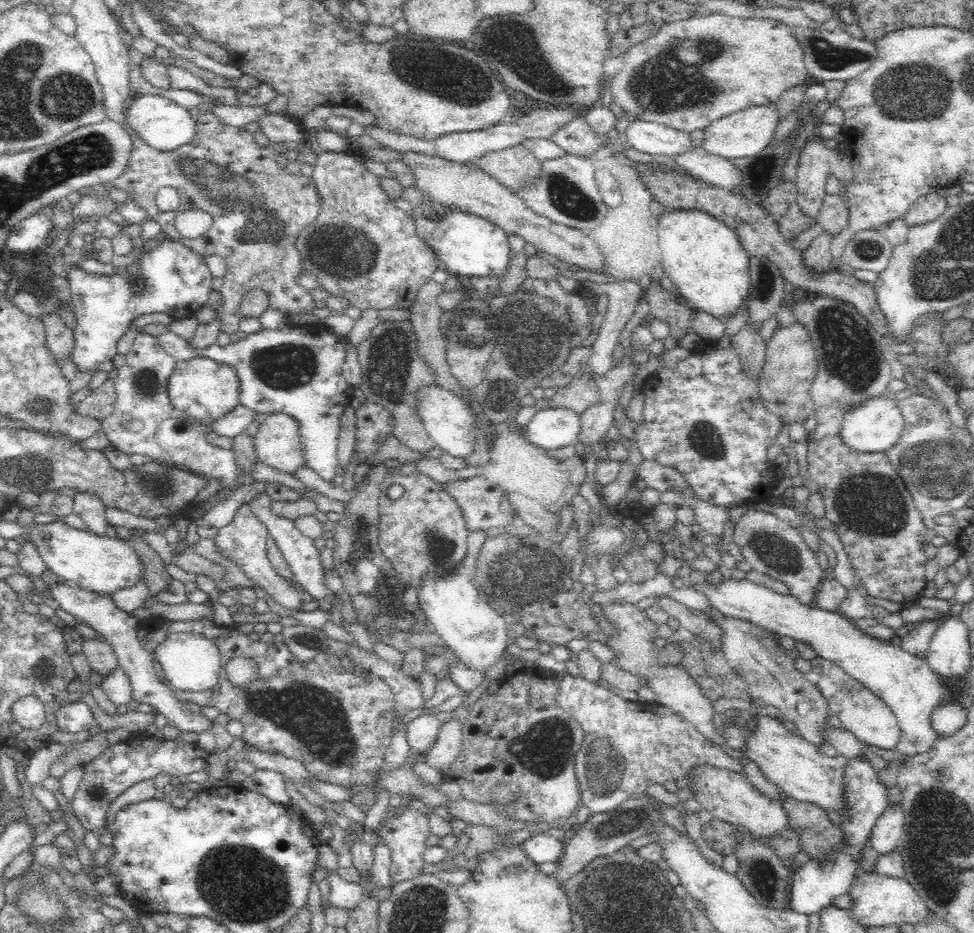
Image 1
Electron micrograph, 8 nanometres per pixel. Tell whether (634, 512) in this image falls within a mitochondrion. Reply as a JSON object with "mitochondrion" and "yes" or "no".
{"mitochondrion":"no"}

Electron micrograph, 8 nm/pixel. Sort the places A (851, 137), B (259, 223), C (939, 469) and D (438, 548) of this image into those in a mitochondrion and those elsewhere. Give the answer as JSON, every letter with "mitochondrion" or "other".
{"A":"other","B":"mitochondrion","C":"mitochondrion","D":"mitochondrion"}

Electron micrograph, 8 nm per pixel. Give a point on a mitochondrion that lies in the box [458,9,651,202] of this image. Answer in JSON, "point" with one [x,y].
{"point":[510,48]}

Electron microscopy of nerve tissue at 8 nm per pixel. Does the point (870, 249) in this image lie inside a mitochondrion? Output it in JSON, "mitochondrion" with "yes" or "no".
{"mitochondrion":"yes"}

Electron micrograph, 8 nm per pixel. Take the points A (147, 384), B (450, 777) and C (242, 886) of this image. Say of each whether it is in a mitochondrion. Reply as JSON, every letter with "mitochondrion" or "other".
{"A":"mitochondrion","B":"other","C":"mitochondrion"}

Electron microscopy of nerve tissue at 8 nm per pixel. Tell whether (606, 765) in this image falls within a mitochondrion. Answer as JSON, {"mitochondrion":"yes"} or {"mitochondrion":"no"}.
{"mitochondrion":"yes"}

